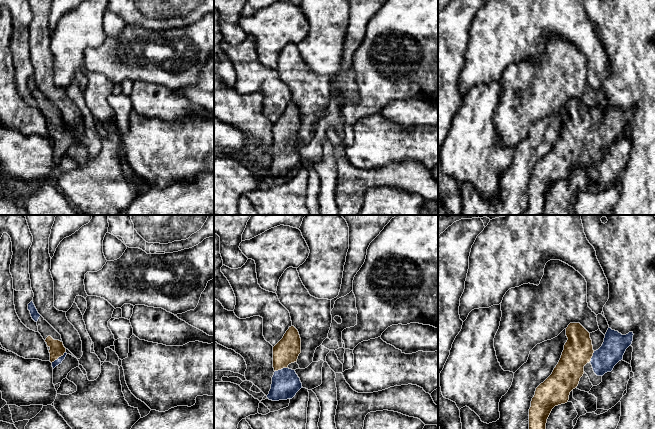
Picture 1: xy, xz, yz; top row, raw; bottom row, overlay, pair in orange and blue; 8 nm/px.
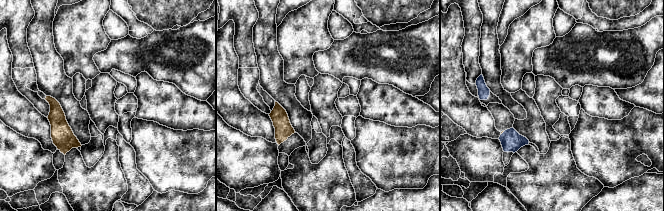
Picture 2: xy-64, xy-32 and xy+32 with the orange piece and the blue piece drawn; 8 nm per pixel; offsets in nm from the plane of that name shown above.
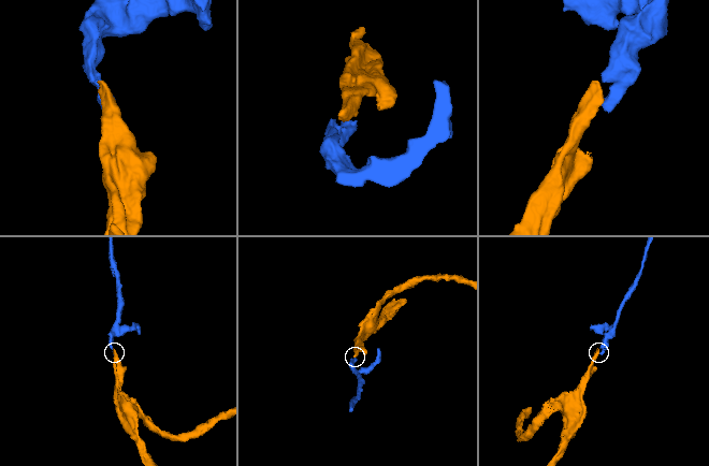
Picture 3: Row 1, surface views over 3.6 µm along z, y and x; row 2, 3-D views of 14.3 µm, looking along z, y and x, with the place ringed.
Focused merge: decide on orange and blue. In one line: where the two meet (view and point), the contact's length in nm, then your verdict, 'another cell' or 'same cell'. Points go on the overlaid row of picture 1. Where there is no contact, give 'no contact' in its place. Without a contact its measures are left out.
contact xy (58, 357); length 150 nm; same cell

